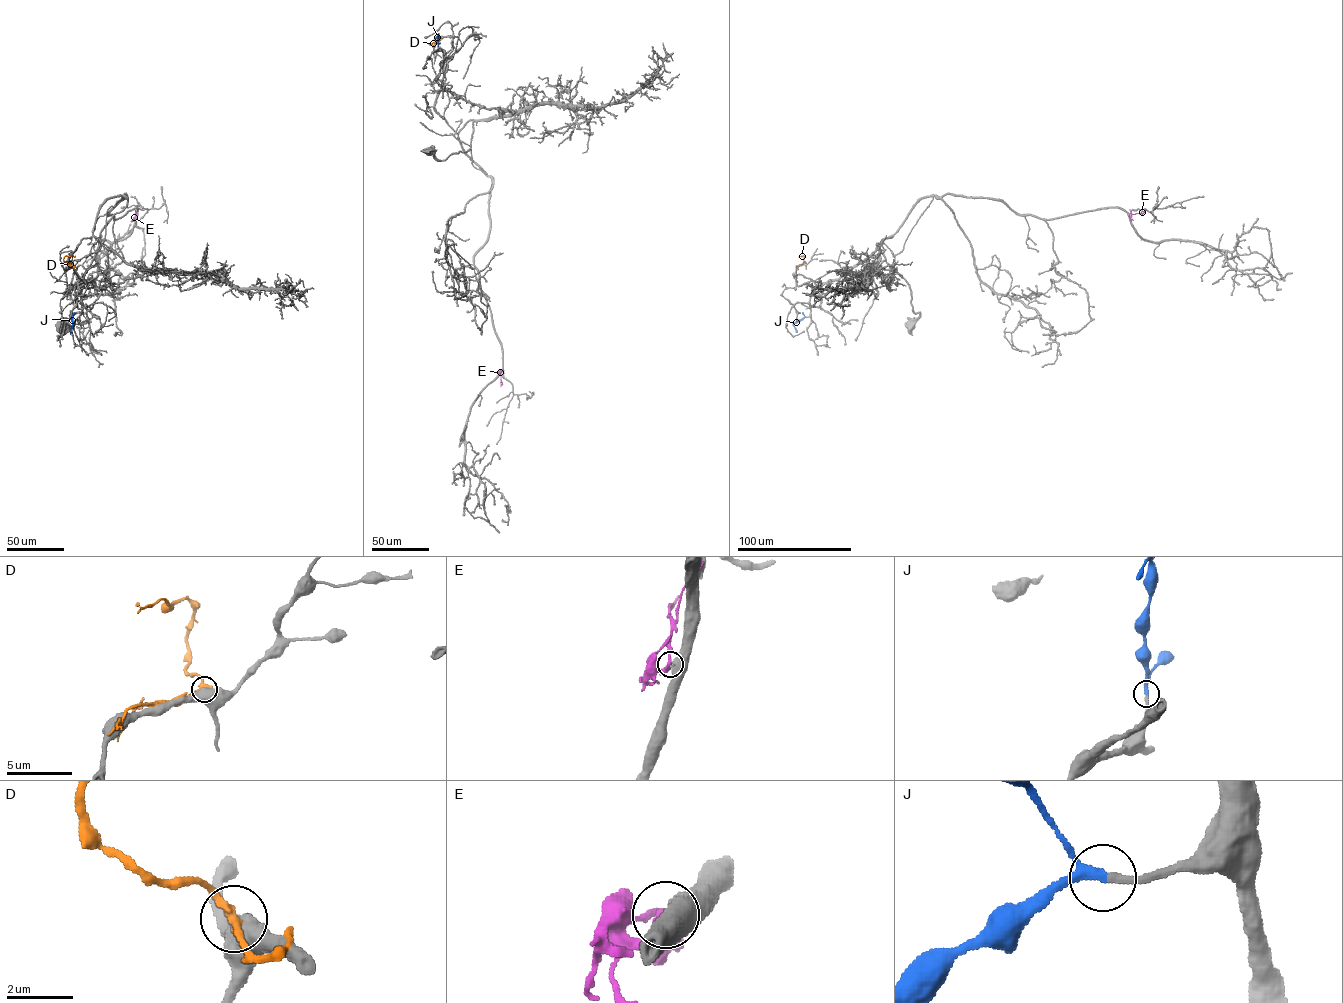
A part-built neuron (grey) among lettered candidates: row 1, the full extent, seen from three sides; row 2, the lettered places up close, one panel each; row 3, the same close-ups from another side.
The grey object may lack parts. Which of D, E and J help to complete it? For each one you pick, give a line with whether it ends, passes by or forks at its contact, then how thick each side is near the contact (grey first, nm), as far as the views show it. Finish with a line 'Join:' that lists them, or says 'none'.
J: it passes by; calibres 260 and 240 nm
Join: J

